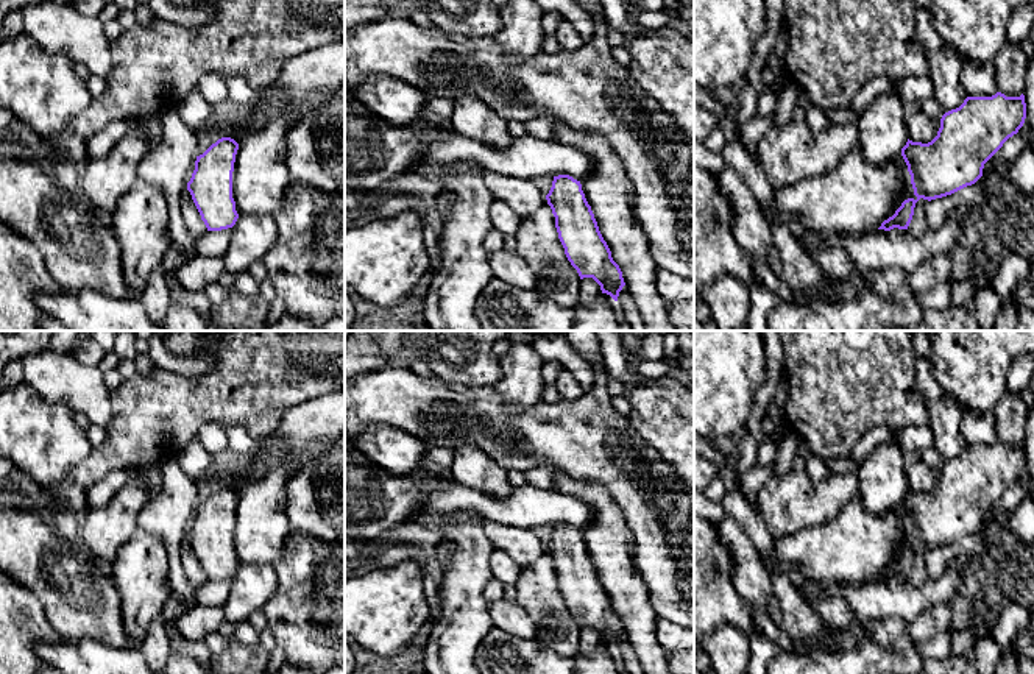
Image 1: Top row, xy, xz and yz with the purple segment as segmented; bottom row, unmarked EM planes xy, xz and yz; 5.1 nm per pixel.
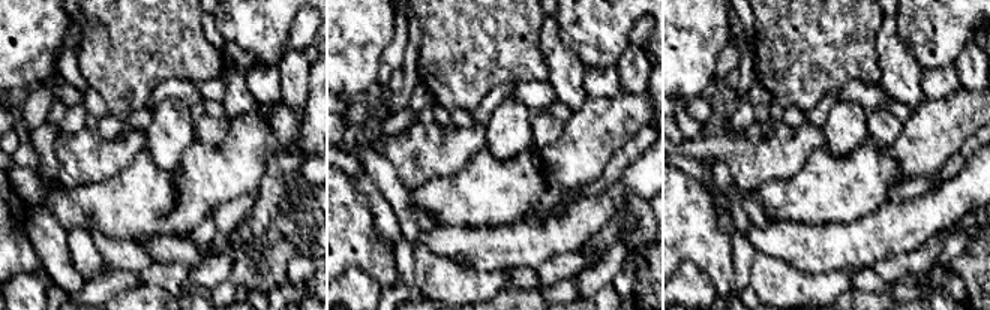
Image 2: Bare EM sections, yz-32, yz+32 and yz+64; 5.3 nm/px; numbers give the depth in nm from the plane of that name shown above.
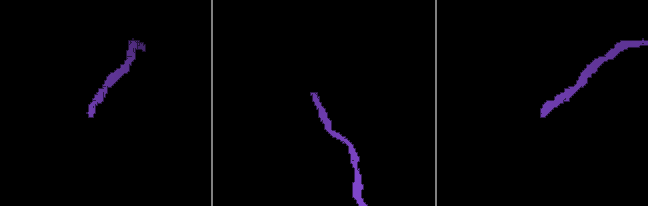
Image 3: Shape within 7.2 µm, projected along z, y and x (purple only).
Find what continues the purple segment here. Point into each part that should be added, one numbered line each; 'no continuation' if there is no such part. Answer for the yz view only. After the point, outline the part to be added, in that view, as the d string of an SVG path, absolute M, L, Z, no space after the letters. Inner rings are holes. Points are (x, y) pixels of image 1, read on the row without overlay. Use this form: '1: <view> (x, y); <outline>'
1: yz (856, 546); M856 496L834 520L778 538L772 554L758 554L769 574L777 569L784 573L797 569L806 582L861 584L878 579L908 548L917 549L901 501L884 513L870 513Z

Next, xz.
1: xz (609, 540); M561 470L554 473L552 488L591 507L593 518L580 530L582 540L644 674L672 674L657 640L658 616L636 566L633 534L621 509L602 484L574 479Z

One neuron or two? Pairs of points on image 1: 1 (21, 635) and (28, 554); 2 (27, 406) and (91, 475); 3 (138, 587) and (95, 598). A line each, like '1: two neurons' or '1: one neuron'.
1: two neurons
2: two neurons
3: two neurons

